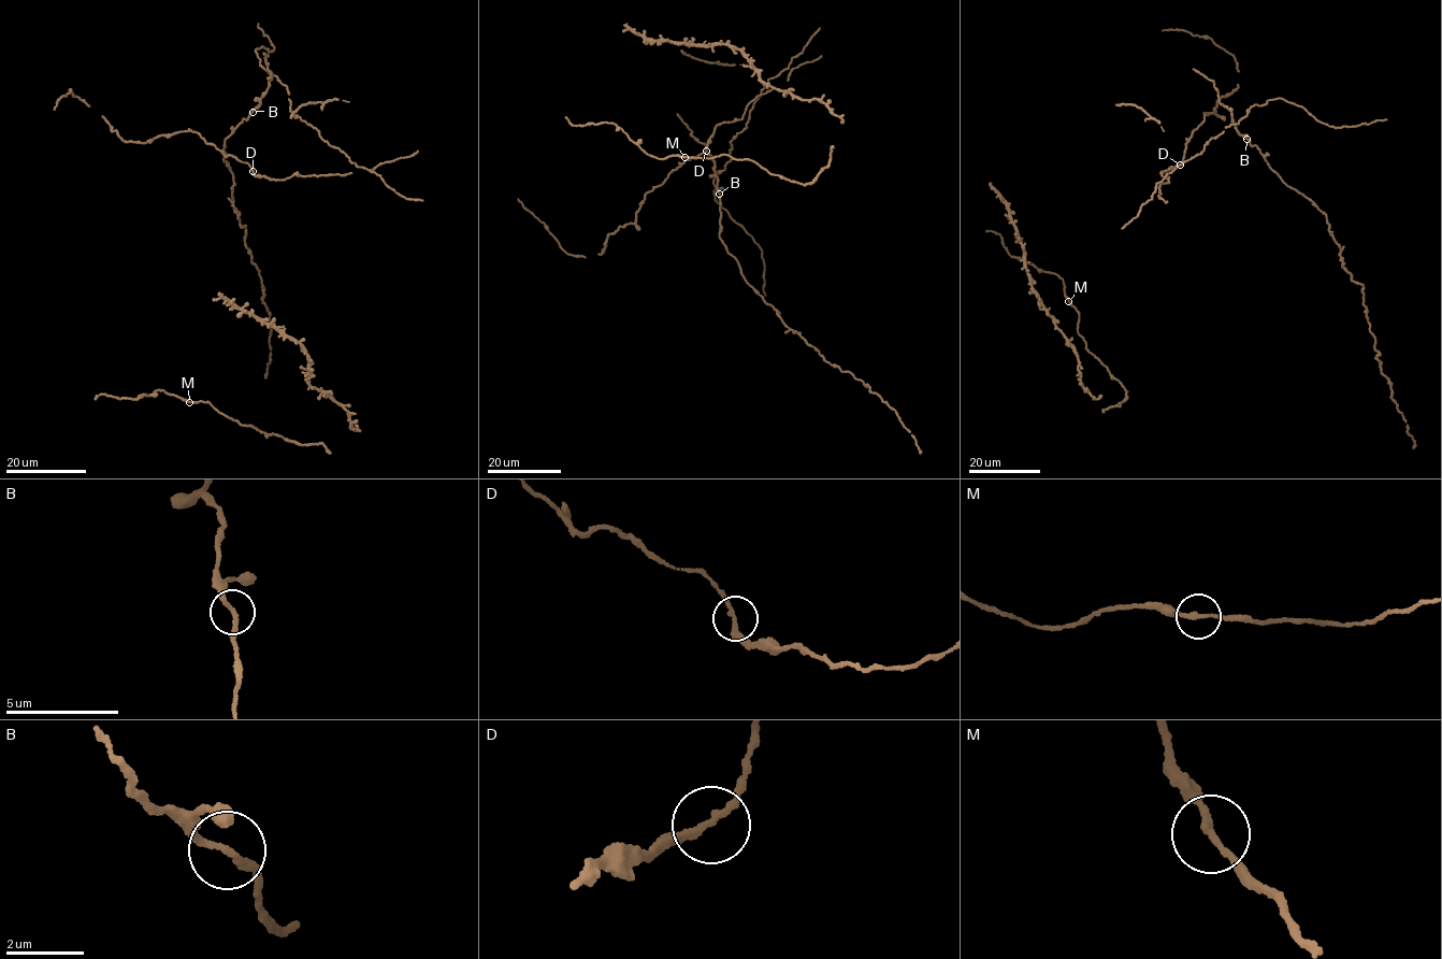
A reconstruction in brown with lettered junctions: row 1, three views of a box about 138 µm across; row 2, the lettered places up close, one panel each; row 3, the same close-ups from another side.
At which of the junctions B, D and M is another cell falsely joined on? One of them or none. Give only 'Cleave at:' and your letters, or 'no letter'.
Cleave at: no letter

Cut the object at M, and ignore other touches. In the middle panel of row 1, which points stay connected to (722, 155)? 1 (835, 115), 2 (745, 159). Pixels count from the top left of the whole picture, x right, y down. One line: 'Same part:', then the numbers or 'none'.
Same part: 2

